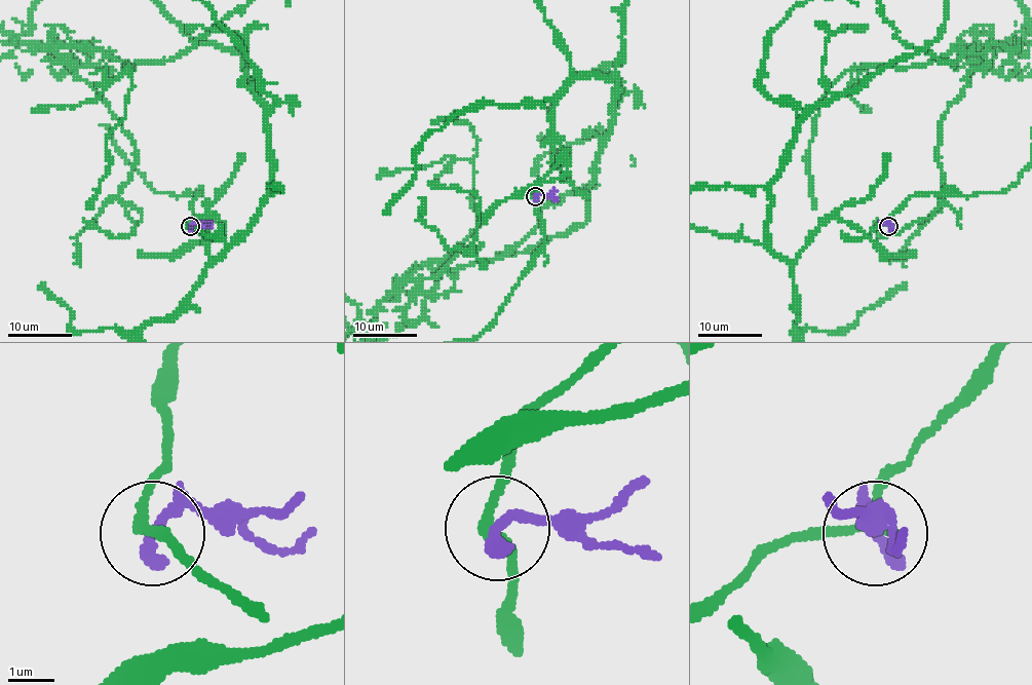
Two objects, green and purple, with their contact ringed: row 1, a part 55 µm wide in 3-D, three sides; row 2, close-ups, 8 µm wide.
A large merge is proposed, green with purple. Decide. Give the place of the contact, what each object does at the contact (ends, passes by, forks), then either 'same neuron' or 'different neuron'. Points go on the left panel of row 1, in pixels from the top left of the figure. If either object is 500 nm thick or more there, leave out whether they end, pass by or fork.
place (190, 226); green passes by; purple ends; different neuron

